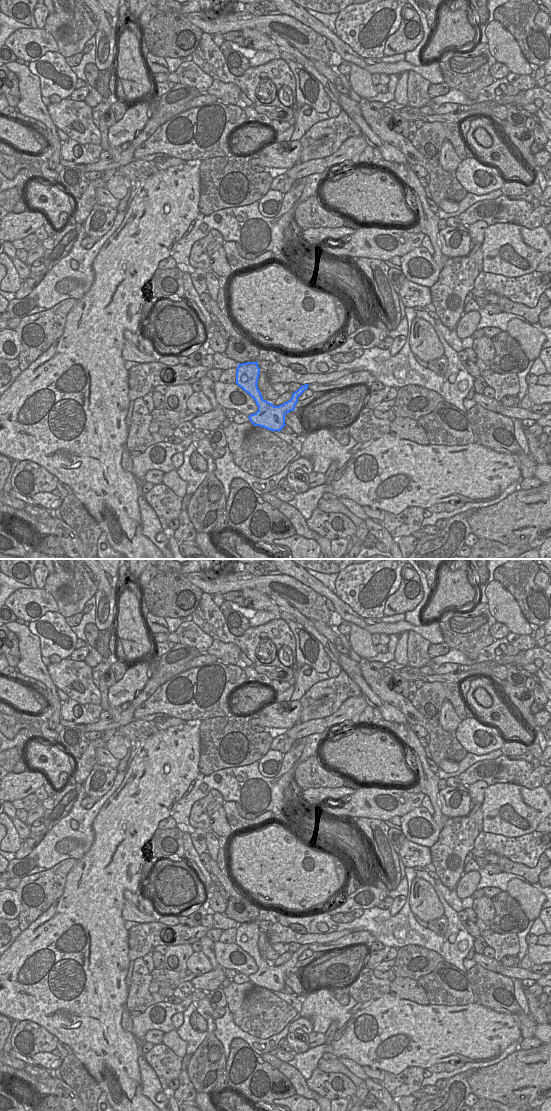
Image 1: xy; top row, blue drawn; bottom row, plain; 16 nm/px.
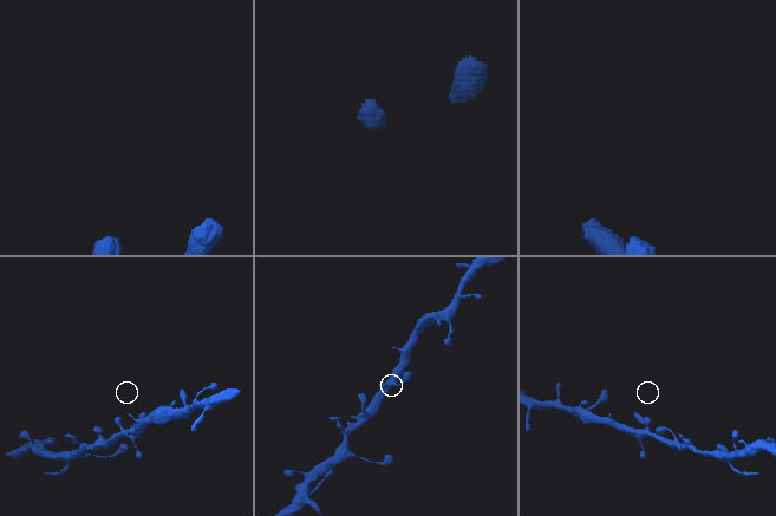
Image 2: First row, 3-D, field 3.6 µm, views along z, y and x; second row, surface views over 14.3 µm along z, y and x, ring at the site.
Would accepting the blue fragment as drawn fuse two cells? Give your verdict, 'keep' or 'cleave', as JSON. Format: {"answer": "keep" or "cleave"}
{"answer": "keep"}

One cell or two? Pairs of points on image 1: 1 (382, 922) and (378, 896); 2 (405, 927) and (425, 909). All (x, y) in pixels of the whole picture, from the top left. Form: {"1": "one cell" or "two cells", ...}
{"1": "two cells", "2": "two cells"}

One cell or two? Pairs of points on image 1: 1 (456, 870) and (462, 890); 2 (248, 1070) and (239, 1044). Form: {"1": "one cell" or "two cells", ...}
{"1": "two cells", "2": "one cell"}

